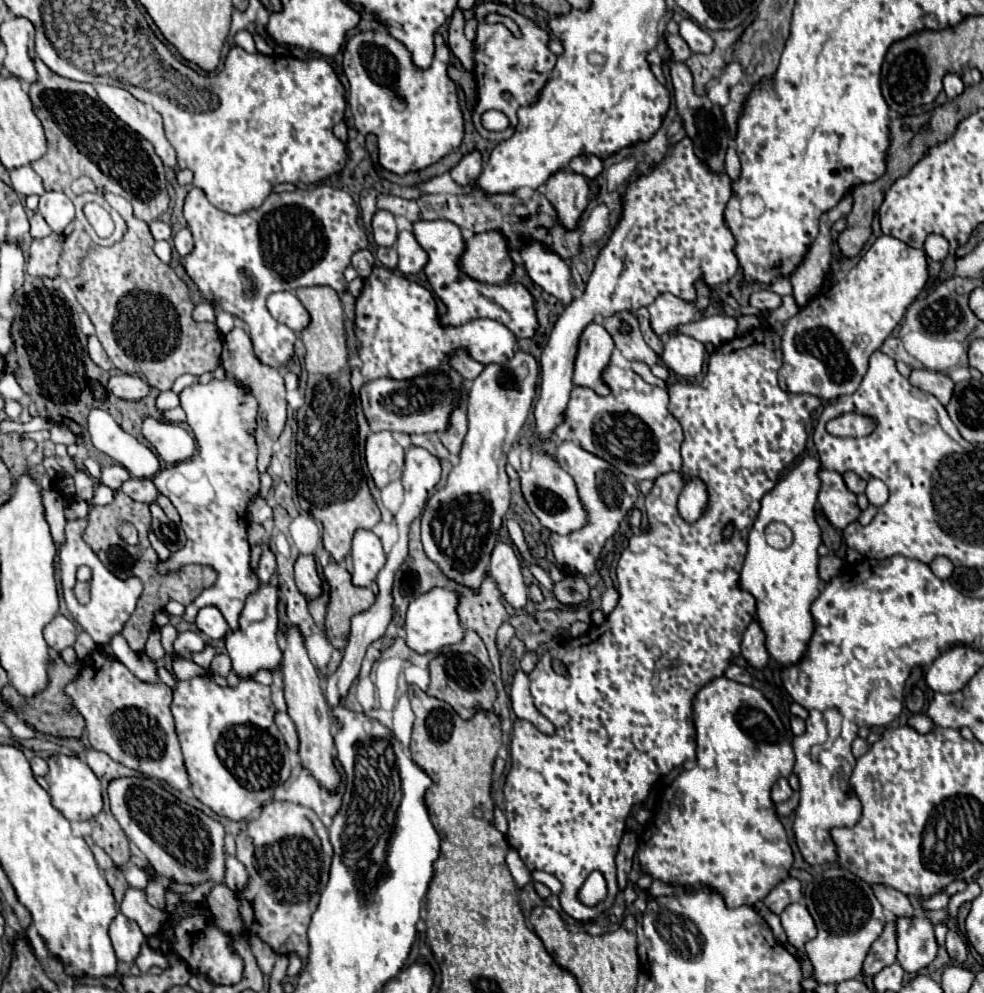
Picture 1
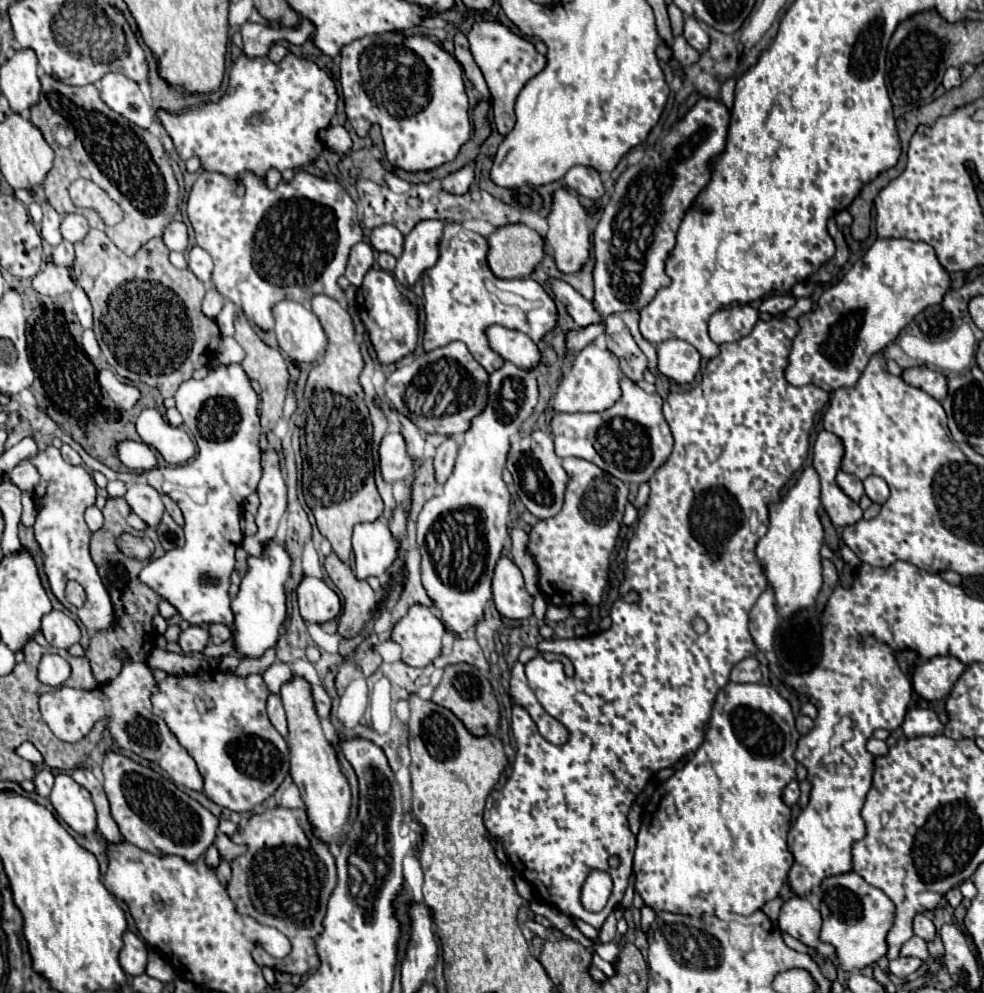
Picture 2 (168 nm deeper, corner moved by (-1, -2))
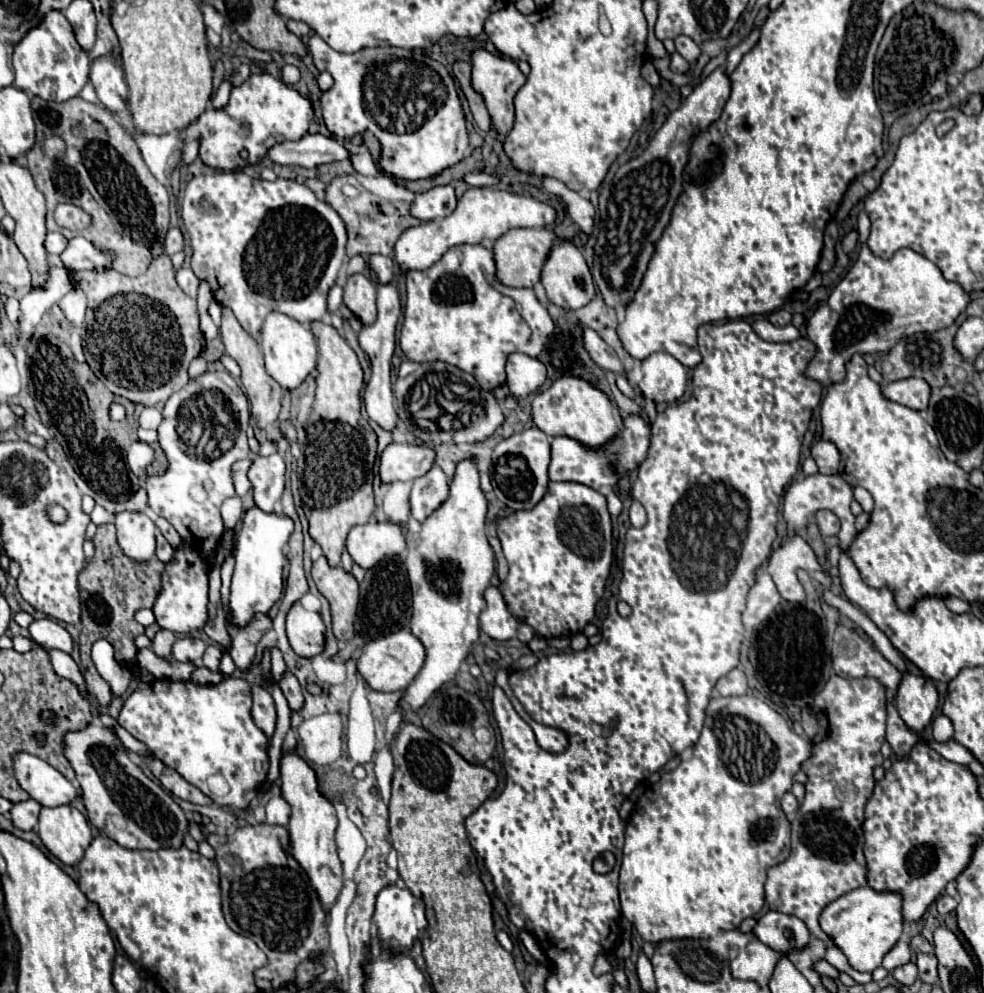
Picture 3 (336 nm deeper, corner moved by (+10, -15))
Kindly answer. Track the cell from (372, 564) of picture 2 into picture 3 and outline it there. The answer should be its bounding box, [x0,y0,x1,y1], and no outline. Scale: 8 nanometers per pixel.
[347,521,405,571]

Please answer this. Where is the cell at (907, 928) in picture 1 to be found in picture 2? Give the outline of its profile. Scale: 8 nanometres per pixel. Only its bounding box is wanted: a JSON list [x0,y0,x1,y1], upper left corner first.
[900,936,928,960]

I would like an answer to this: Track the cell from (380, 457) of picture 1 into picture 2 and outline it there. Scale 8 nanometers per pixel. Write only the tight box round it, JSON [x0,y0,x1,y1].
[380,434,416,482]

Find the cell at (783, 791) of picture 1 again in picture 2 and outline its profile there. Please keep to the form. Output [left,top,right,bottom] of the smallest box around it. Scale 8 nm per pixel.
[784,780,800,806]

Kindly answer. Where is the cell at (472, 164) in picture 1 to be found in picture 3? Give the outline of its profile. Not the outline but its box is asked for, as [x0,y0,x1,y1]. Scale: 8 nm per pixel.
[411,185,457,221]

